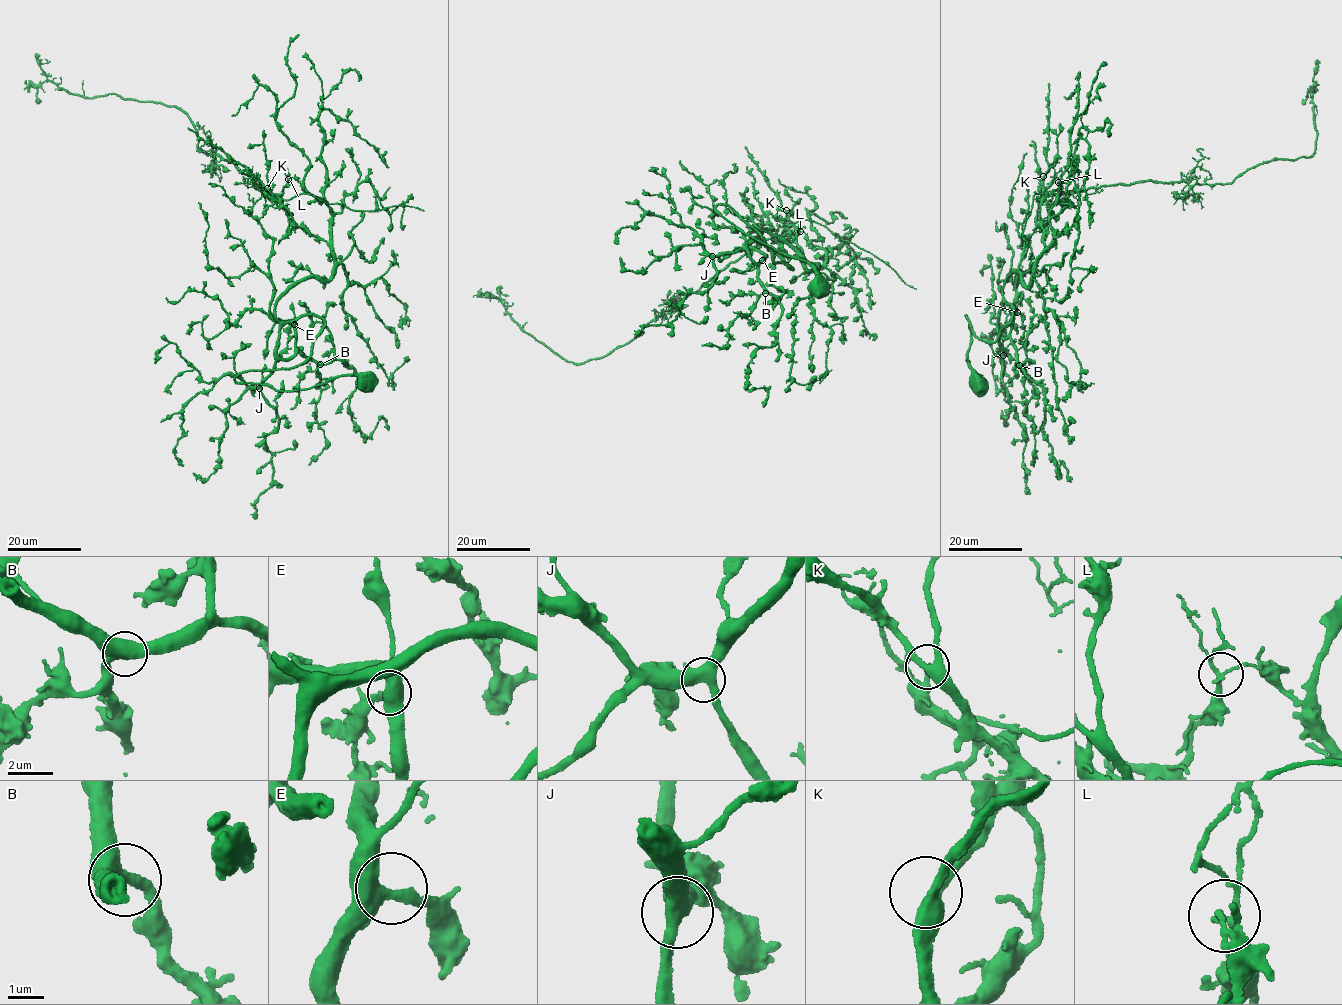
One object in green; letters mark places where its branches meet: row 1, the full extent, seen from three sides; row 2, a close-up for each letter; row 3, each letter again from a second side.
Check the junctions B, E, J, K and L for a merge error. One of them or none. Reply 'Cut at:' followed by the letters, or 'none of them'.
Cut at: L

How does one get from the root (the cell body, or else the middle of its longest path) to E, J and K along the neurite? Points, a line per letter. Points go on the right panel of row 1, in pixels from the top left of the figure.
E: (977, 383), (965, 316), (976, 336), (994, 341), (1013, 315), (1010, 303), (1002, 306), (1004, 338), (1017, 312)
J: (977, 383), (965, 316), (976, 336), (994, 341), (1011, 321), (1010, 303), (998, 323), (1003, 355)
K: (977, 383), (965, 316), (983, 340), (1011, 321), (1006, 276), (1029, 286), (1046, 247), (1043, 176)

